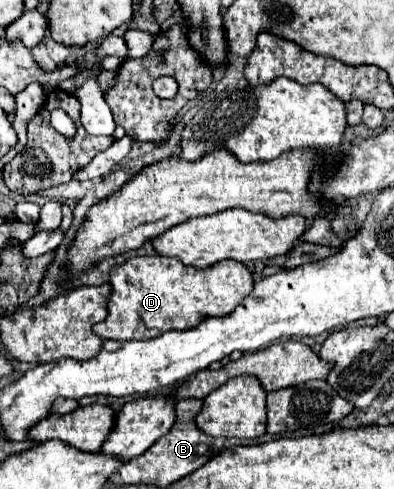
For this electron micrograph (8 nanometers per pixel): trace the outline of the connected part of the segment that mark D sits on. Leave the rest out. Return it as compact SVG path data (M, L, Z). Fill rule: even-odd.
M136 255L112 267L108 317L94 325L92 331L102 339L138 341L172 329L192 329L206 317L230 315L250 293L252 285L252 271L238 261L222 261L206 269L196 269L172 257Z

